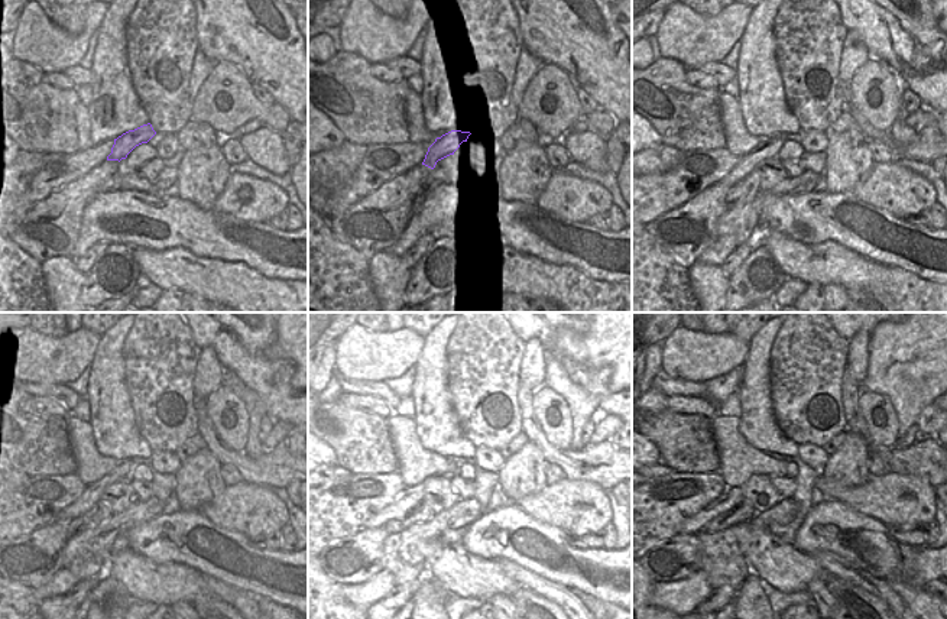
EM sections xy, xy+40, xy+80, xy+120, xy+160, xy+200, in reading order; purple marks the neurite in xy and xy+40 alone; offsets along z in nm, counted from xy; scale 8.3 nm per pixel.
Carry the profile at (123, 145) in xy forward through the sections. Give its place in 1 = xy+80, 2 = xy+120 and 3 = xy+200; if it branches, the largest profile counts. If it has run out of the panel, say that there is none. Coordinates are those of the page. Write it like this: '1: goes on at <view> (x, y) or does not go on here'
1: goes on at xy+80 (769, 146)
2: goes on at xy+120 (123, 472)
3: goes on at xy+200 (732, 498)

